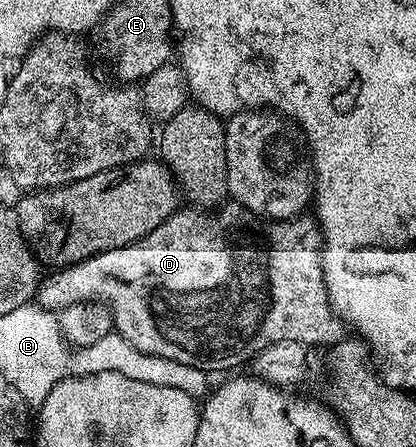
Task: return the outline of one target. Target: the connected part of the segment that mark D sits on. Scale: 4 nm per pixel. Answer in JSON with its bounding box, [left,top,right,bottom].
[38,201,345,373]

